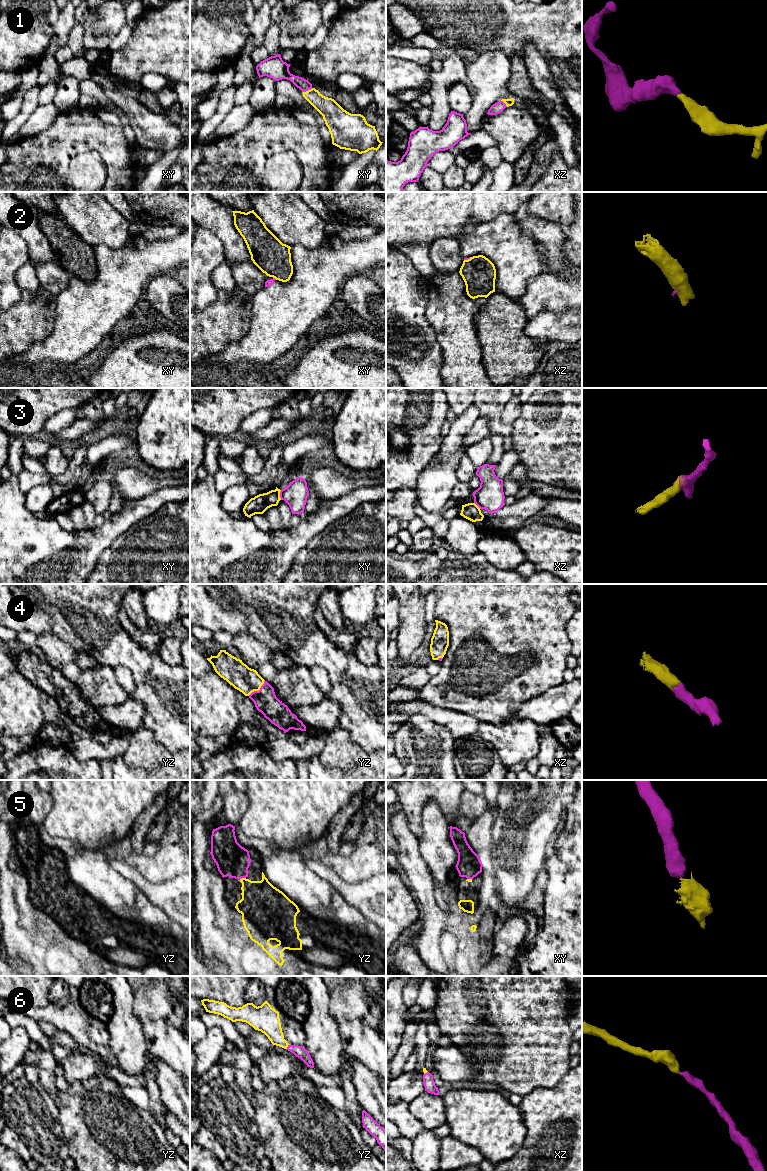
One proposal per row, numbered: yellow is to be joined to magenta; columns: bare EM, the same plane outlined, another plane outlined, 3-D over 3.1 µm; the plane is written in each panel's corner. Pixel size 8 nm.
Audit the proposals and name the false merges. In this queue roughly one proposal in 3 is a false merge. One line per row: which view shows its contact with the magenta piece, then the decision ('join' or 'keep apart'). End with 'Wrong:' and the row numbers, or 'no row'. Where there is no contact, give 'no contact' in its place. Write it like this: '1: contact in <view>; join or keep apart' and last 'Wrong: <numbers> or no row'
1: contact in xy; join
2: contact in xz; keep apart
3: contact in xy; keep apart
4: contact in yz; join
5: contact in yz; join
6: contact in yz; join
Wrong: 2, 3

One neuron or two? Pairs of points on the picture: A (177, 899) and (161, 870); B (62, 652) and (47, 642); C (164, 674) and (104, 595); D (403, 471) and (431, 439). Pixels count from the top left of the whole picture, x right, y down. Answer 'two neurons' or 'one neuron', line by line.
A: two neurons
B: one neuron
C: one neuron
D: one neuron

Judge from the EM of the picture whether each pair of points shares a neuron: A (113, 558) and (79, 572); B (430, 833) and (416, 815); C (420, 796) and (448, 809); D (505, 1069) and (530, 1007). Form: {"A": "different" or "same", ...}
{"A": "different", "B": "different", "C": "same", "D": "same"}

